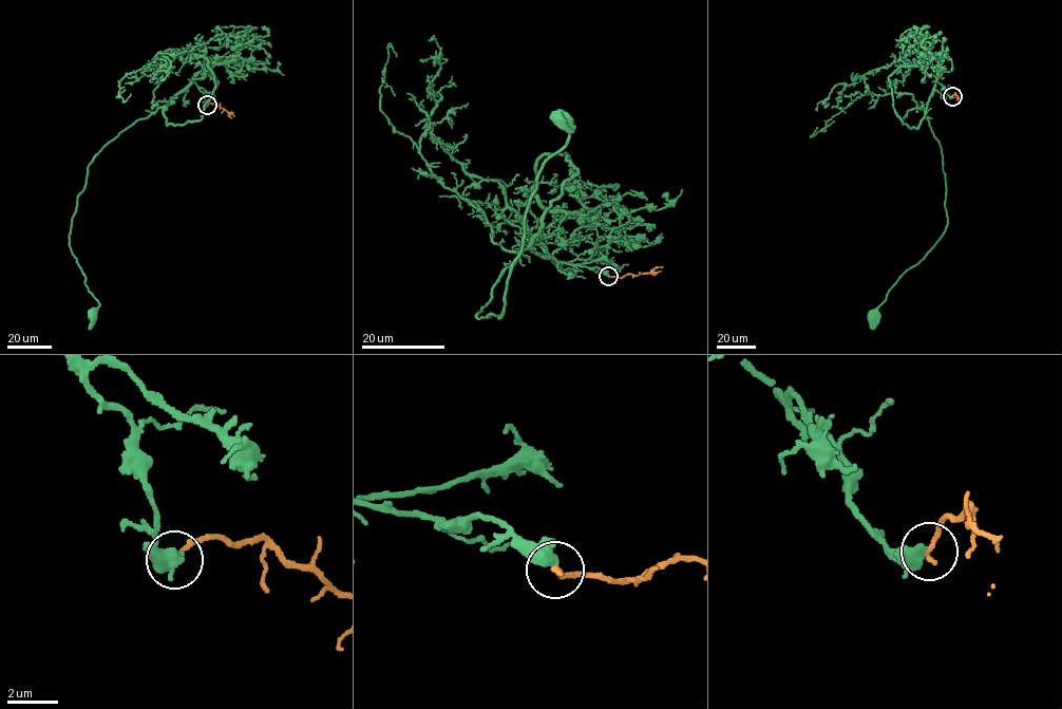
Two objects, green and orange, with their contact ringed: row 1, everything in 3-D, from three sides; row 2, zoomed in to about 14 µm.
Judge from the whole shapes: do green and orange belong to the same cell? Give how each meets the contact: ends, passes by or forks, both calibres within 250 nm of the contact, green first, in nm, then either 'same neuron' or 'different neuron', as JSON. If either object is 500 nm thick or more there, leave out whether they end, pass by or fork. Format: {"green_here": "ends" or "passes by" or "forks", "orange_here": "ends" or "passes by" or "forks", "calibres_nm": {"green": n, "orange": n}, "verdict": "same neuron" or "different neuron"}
{"green_here": "passes by", "orange_here": "ends", "calibres_nm": {"green": 380, "orange": 220}, "verdict": "same neuron"}

